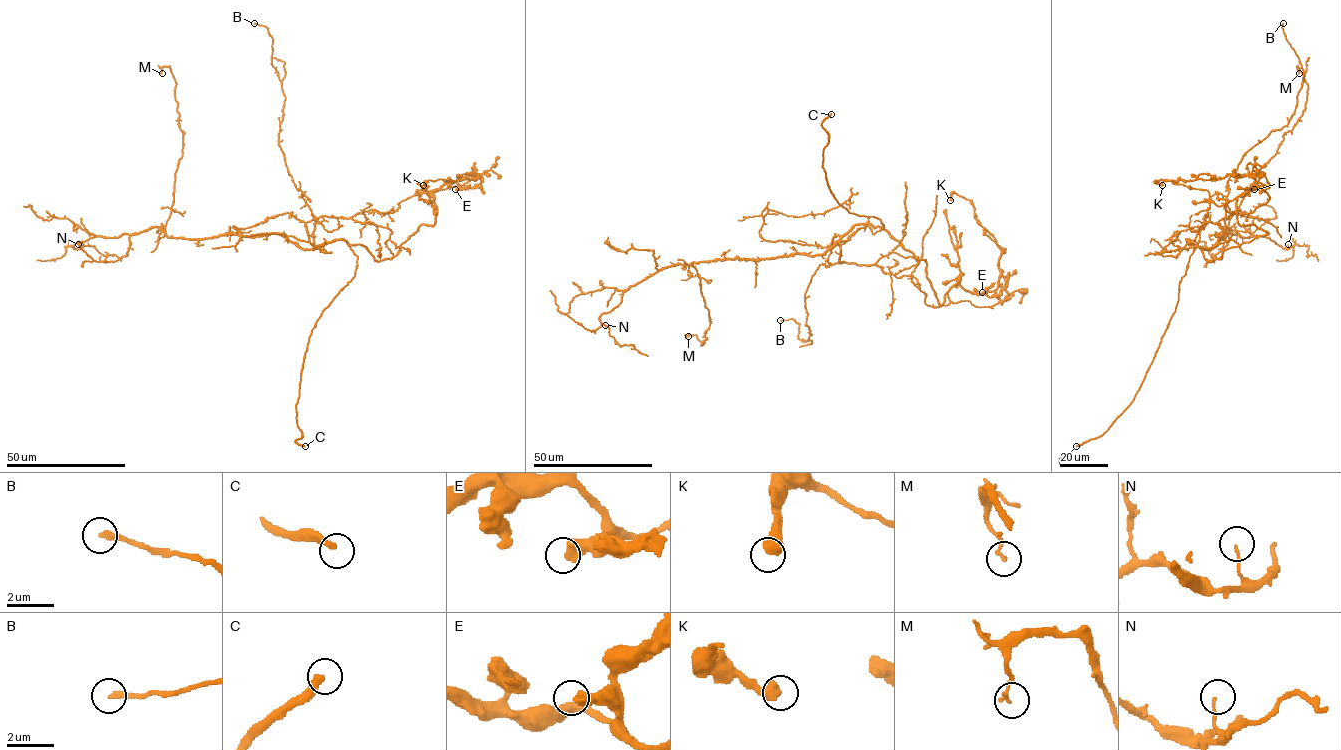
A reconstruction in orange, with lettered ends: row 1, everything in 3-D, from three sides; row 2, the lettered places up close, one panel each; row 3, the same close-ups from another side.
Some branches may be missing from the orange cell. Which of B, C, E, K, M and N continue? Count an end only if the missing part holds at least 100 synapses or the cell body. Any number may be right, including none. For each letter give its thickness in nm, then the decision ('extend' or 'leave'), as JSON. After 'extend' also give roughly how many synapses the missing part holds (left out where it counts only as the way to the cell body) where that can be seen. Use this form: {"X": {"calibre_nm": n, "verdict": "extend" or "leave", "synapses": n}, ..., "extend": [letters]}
{"B": {"calibre_nm": 280, "verdict": "leave"}, "C": {"calibre_nm": 280, "verdict": "extend"}, "E": {"calibre_nm": 480, "verdict": "leave"}, "K": {"calibre_nm": 550, "verdict": "leave"}, "M": {"calibre_nm": 130, "verdict": "leave"}, "N": {"calibre_nm": 90, "verdict": "leave"}, "extend": ["C"]}

